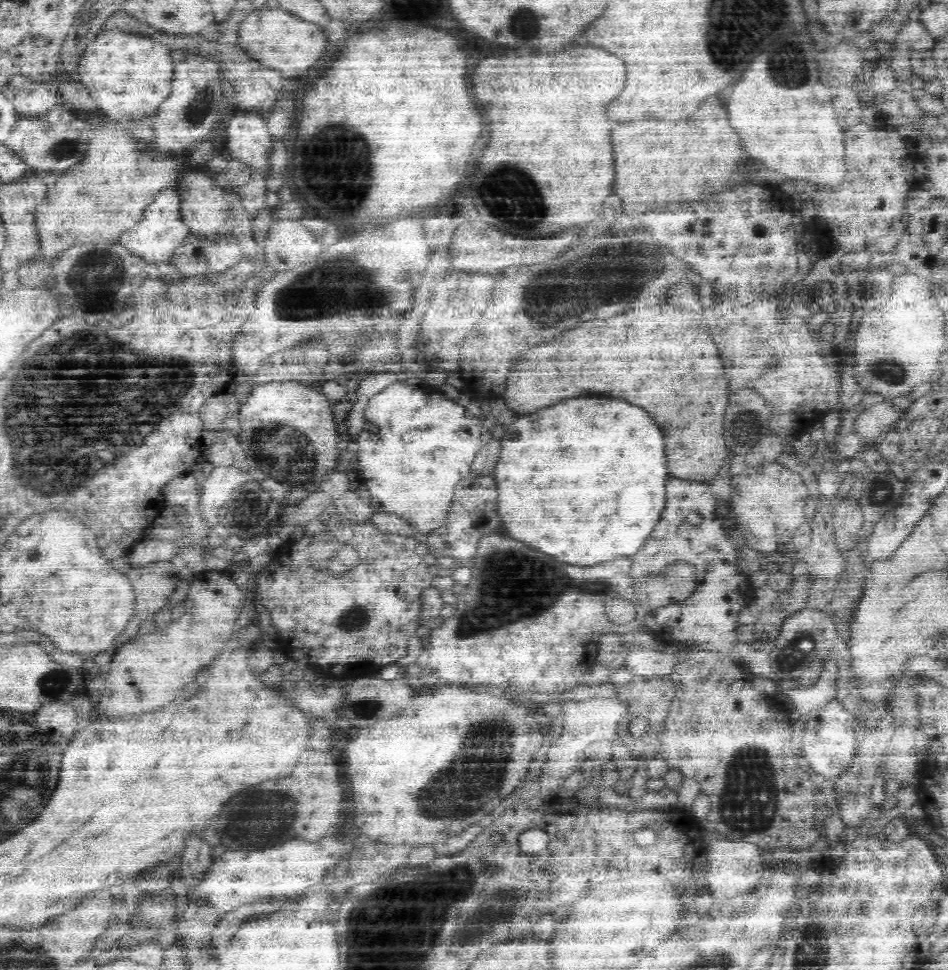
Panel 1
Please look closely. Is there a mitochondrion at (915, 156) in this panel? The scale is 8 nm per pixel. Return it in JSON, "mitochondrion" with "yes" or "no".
{"mitochondrion":"no"}

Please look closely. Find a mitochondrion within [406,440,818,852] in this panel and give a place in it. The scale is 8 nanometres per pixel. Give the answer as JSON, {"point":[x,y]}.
{"point":[516,585]}

